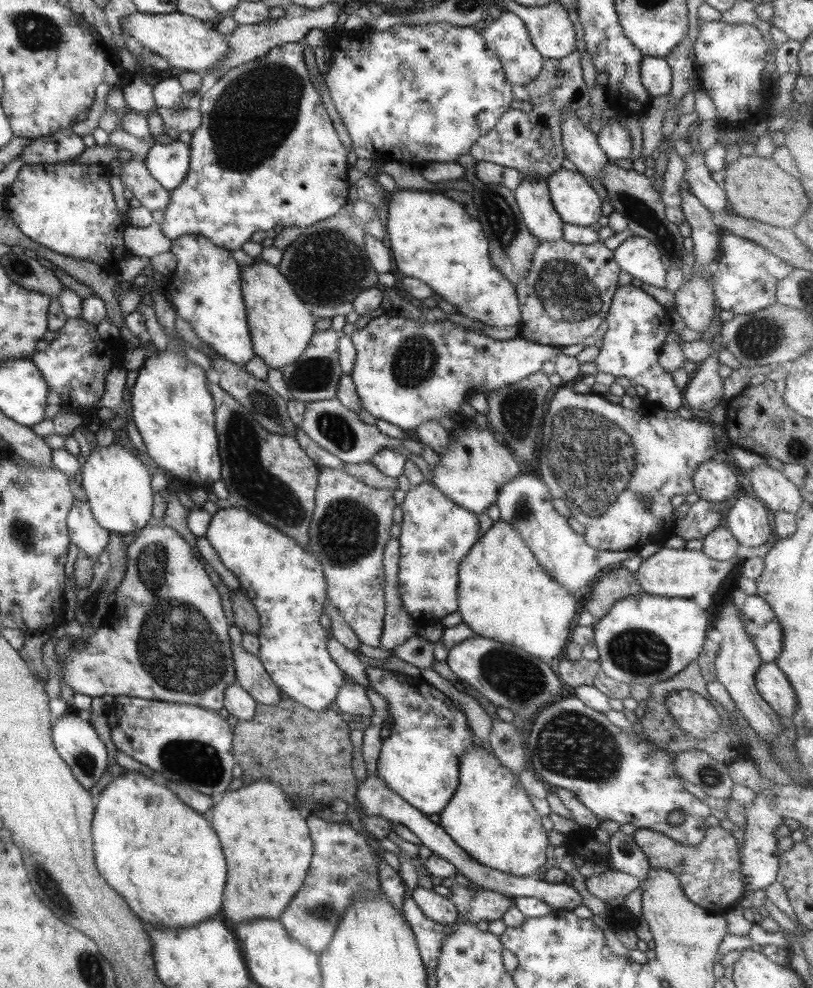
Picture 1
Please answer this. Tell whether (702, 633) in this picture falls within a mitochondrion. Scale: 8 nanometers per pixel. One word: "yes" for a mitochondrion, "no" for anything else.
no

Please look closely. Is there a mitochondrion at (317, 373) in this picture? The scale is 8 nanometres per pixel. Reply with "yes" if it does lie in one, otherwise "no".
yes

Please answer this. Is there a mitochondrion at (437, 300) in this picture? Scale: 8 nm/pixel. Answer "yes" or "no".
no

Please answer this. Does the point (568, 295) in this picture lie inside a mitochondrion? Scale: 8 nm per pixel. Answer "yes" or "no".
yes

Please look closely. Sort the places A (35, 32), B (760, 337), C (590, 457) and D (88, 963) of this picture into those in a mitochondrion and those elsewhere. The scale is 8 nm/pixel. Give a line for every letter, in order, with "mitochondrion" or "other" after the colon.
A: mitochondrion
B: mitochondrion
C: mitochondrion
D: mitochondrion

